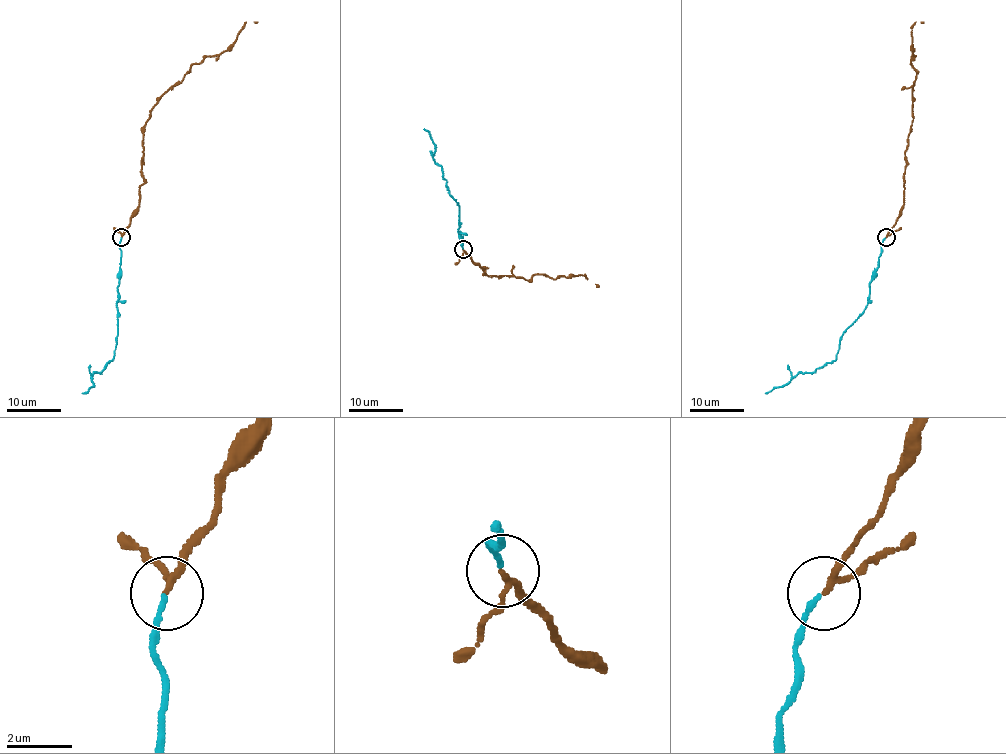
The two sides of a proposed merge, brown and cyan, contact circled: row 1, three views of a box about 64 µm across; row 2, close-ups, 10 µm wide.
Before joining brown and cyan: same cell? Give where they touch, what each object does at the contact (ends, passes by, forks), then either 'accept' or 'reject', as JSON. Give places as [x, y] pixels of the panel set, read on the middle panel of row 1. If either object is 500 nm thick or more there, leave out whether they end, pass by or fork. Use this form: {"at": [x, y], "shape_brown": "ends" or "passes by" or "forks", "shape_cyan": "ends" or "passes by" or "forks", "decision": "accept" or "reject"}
{"at": [463, 249], "shape_brown": "passes by", "shape_cyan": "ends", "decision": "accept"}

